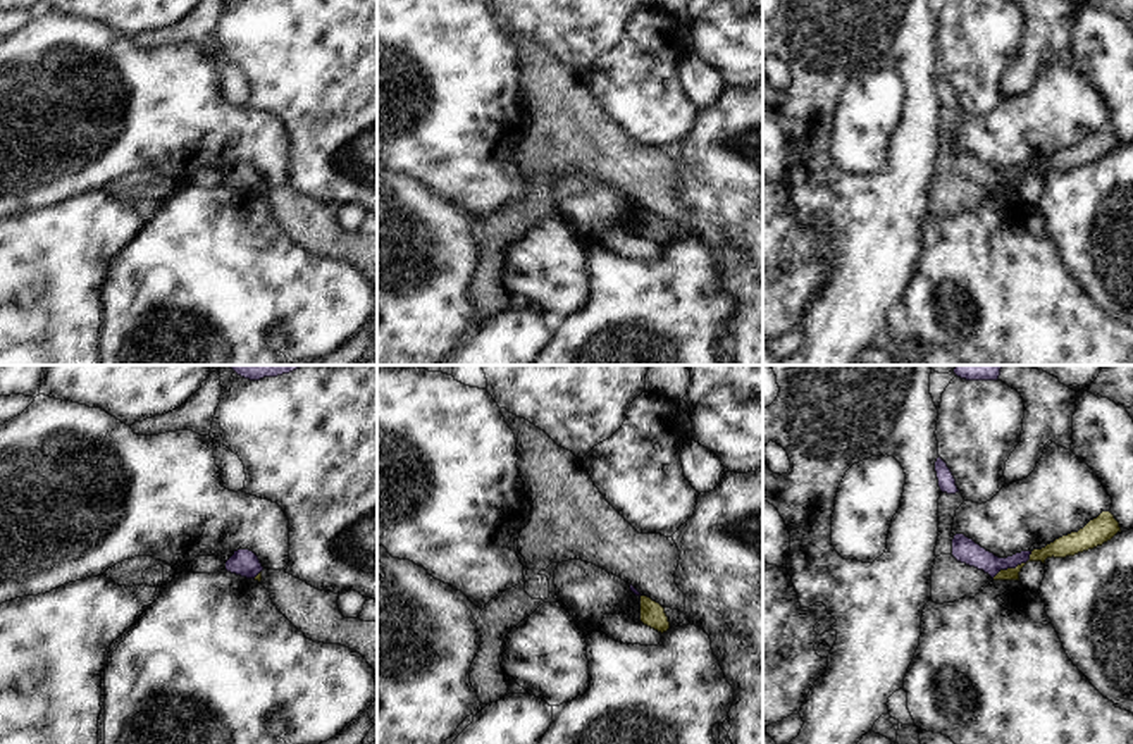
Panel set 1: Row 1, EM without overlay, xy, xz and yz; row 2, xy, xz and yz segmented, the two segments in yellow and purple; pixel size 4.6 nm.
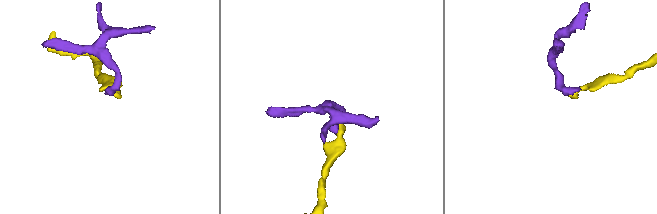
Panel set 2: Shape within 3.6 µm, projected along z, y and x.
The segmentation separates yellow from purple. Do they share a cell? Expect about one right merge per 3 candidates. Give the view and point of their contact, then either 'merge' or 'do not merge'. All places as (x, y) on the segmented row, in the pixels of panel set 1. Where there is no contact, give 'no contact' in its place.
yz (1013, 569) | do not merge

